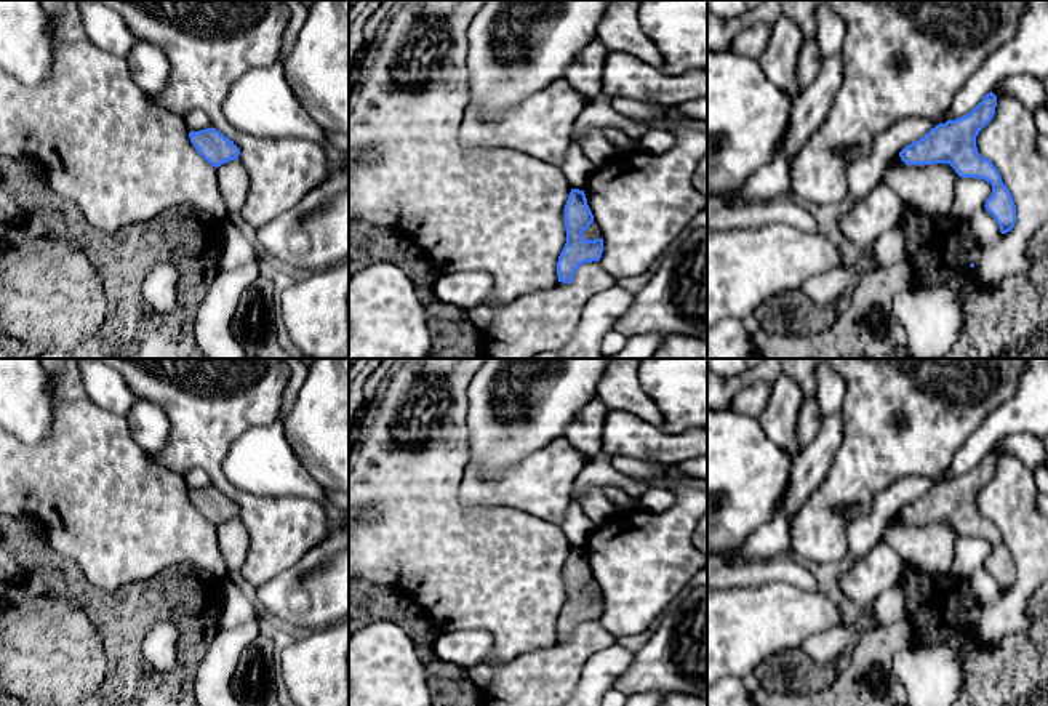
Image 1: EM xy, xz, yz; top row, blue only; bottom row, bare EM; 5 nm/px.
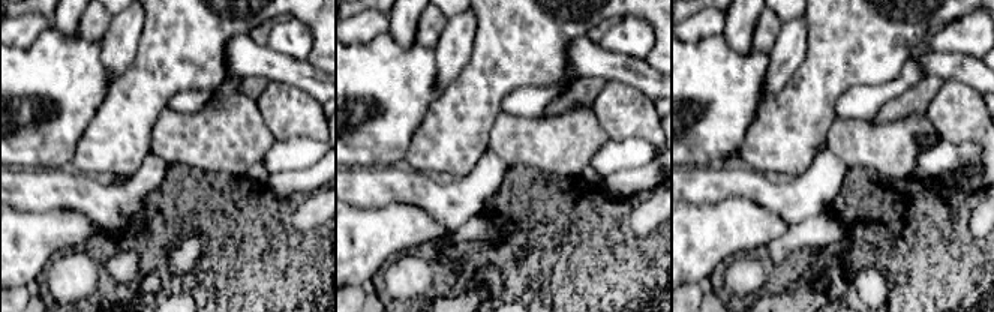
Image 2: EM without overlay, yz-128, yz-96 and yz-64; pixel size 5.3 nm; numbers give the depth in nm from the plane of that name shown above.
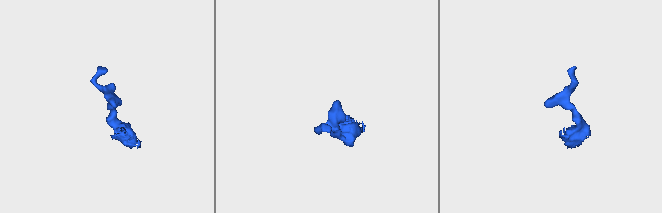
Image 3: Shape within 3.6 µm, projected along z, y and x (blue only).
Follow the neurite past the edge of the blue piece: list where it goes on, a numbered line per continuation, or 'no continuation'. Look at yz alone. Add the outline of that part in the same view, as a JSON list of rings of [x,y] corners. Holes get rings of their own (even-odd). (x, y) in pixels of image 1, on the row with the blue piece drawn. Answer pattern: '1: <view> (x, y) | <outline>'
1: yz (927, 188) | [[[899,155],[883,171],[883,184],[891,187],[906,207],[930,216],[949,216],[958,179],[949,163],[906,165]]]

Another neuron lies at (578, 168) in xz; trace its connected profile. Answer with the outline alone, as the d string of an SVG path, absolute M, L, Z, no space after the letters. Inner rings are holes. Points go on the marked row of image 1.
M571 142L562 171L571 189L584 191L597 166L584 155L579 144Z

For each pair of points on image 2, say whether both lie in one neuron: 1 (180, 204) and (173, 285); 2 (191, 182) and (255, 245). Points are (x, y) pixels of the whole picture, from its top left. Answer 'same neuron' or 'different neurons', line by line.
1: same neuron
2: same neuron

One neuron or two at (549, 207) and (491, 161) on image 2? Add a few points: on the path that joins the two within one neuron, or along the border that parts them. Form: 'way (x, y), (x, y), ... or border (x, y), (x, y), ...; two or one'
border (510, 167), (498, 195), (486, 203); two

